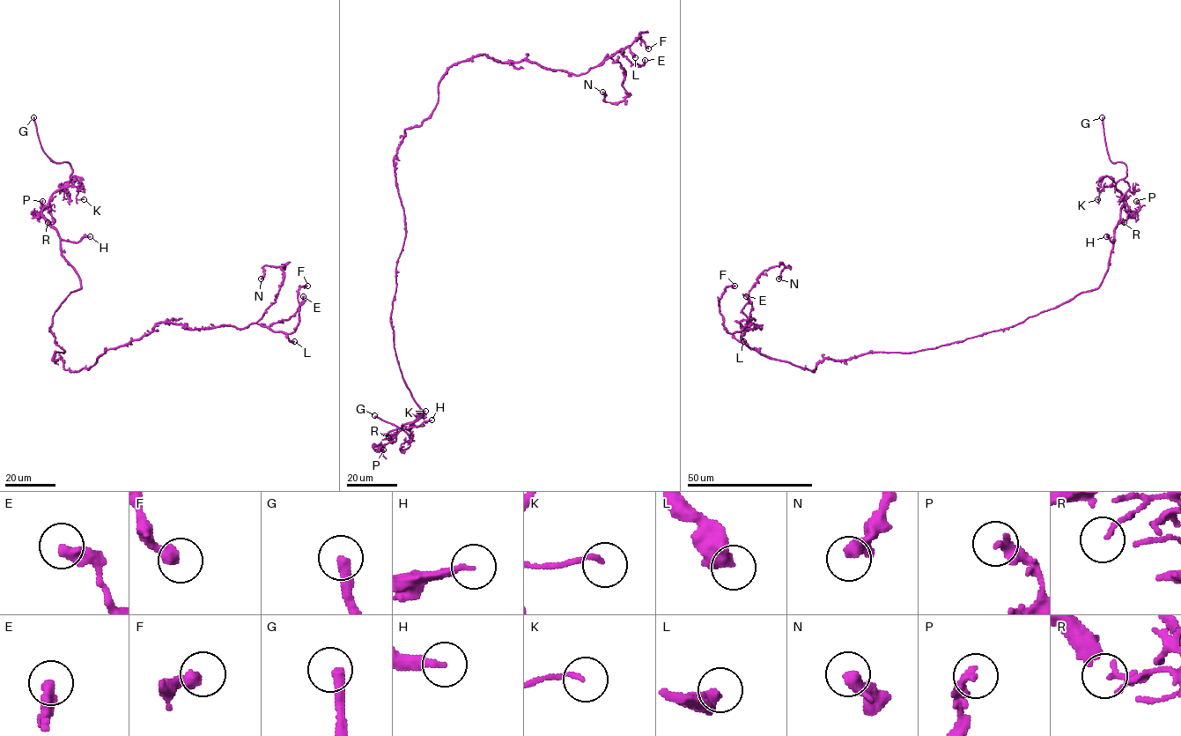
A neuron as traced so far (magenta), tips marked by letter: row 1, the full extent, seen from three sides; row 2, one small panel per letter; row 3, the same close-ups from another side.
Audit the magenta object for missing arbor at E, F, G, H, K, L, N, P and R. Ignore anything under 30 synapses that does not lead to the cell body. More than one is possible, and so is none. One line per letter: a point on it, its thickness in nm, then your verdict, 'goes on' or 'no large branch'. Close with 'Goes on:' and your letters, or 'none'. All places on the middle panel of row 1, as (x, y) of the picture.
E: at (645, 60); 400 nm thick; no large branch
F: at (648, 48); 400 nm thick; no large branch
G: at (374, 415); 380 nm thick; goes on
H: at (431, 420); 240 nm thick; no large branch
K: at (425, 411); 130 nm thick; no large branch
L: at (635, 57); 500 nm thick; no large branch
N: at (602, 92); 420 nm thick; no large branch
P: at (383, 449); 280 nm thick; no large branch
R: at (388, 437); 180 nm thick; no large branch
Goes on: G

